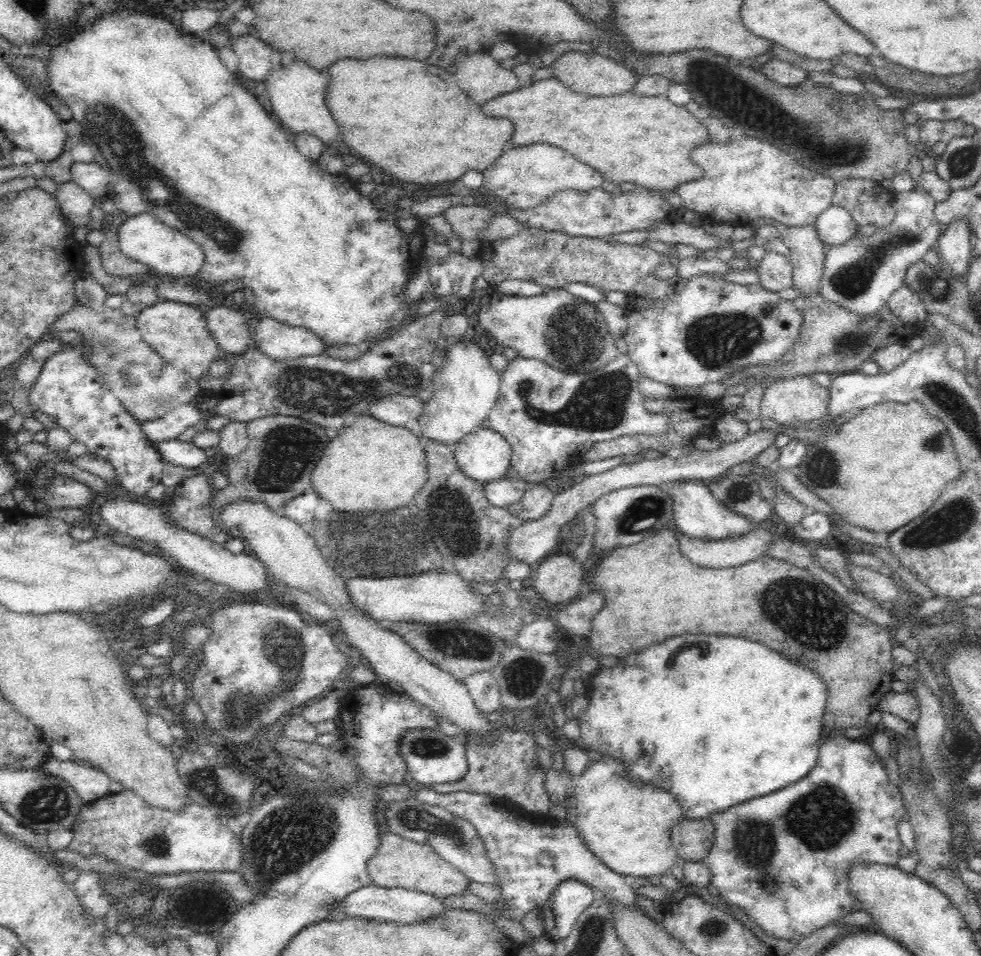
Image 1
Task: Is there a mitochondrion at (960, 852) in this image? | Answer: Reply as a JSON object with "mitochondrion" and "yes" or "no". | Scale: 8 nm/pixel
{"mitochondrion":"no"}

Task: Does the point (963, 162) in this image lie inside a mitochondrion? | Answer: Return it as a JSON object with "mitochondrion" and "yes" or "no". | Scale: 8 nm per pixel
{"mitochondrion":"yes"}

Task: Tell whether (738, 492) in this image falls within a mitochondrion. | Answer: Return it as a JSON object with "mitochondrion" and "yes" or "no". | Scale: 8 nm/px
{"mitochondrion":"yes"}

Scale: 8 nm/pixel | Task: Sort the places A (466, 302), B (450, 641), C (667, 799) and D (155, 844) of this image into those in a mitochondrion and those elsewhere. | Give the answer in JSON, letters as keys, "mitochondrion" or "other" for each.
{"A":"other","B":"mitochondrion","C":"other","D":"mitochondrion"}

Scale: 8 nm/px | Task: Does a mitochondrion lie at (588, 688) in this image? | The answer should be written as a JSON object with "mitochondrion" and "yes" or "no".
{"mitochondrion":"no"}

